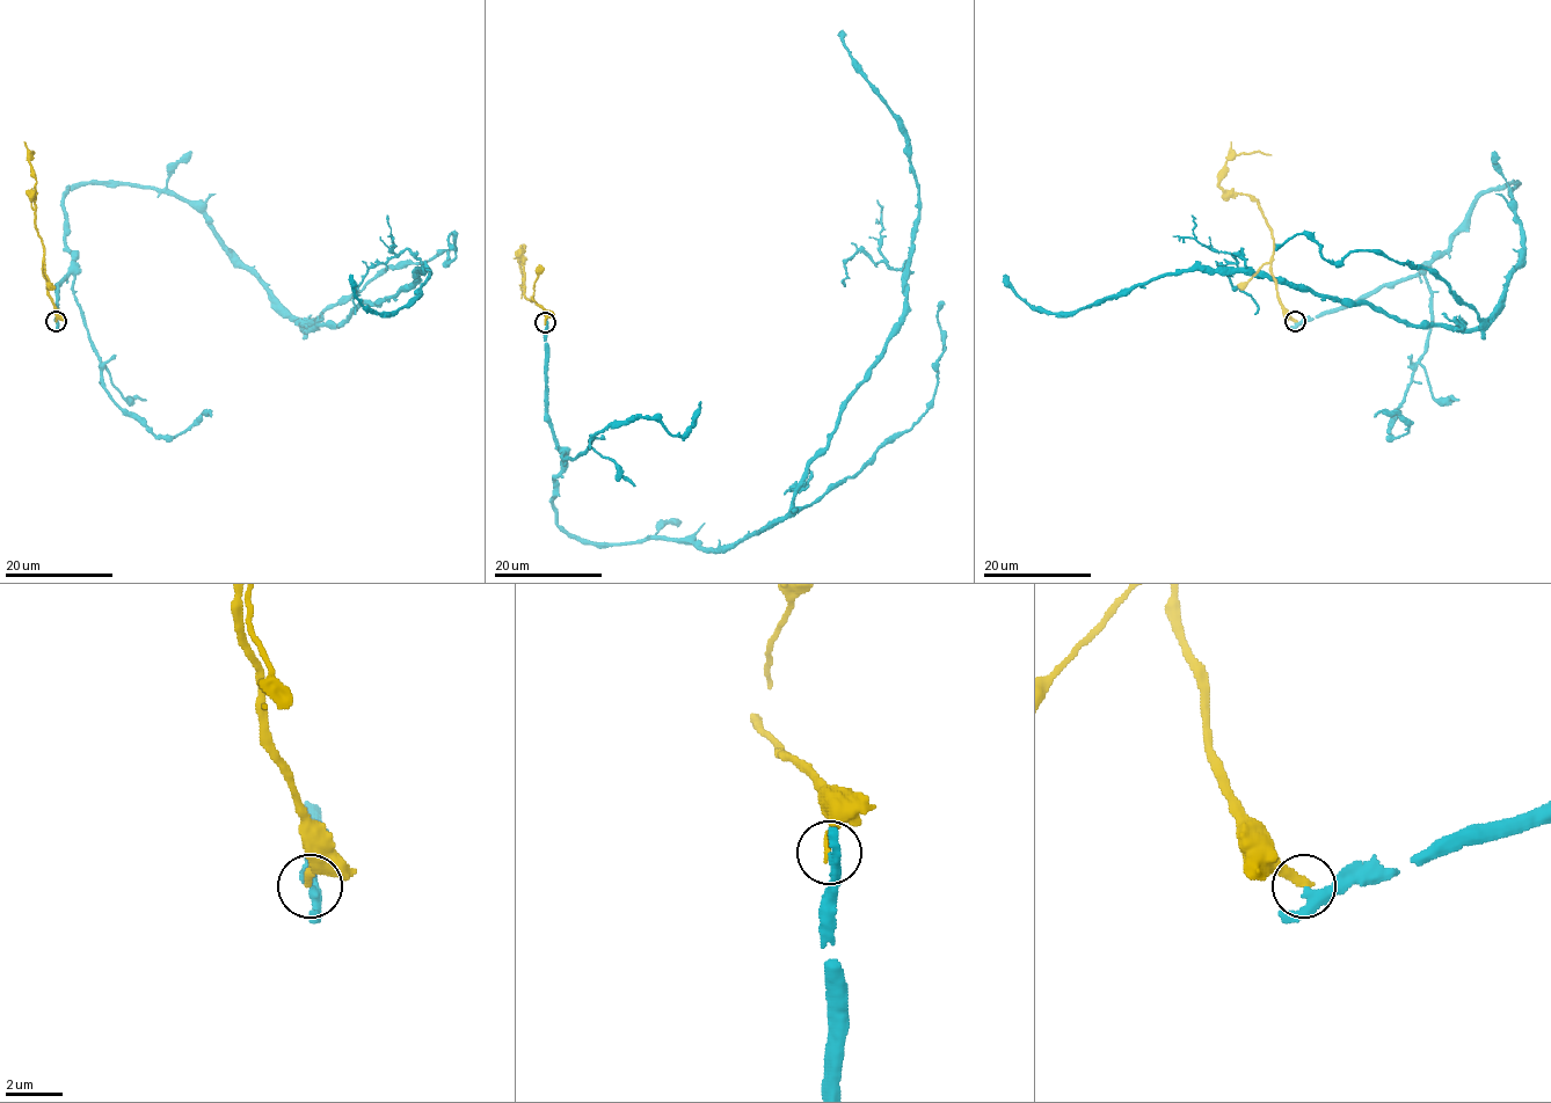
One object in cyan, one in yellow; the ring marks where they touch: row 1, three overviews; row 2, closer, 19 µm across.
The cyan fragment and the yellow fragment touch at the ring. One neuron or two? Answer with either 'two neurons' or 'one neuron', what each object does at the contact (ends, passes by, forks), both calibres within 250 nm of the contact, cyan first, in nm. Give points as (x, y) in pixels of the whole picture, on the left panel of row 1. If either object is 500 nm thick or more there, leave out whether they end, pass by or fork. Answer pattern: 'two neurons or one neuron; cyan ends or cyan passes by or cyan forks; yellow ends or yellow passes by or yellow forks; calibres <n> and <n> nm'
two neurons; cyan passes by; yellow ends; calibres 320 and 320 nm

